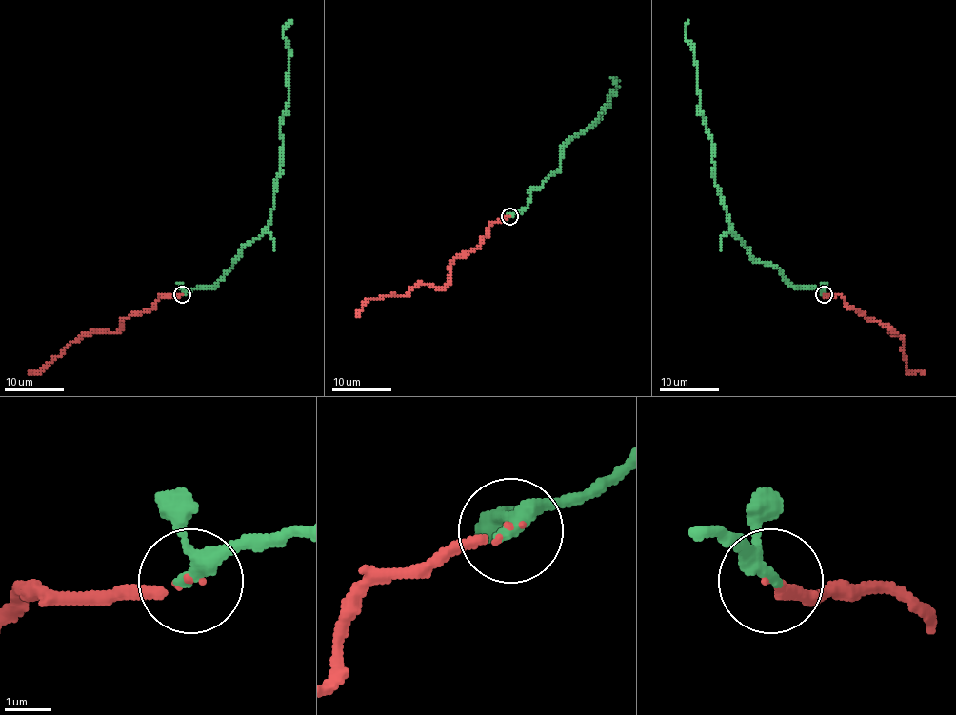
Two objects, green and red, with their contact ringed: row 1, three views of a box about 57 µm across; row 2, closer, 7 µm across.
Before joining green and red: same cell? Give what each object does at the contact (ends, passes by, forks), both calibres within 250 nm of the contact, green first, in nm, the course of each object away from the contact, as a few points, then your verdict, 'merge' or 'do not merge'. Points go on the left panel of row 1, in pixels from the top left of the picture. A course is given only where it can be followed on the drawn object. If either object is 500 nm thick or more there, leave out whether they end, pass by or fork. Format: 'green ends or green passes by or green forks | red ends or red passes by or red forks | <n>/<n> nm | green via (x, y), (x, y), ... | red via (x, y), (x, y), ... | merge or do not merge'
green passes by | red ends | 280/110 nm | green via (182, 293), (214, 287), (268, 223), (280, 171), (280, 116), (289, 94), (289, 46), (284, 27), (290, 19) | red via (182, 293), (161, 295), (149, 309), (123, 320), (123, 327), (116, 332), (89, 332), (38, 372), (30, 373) | merge

